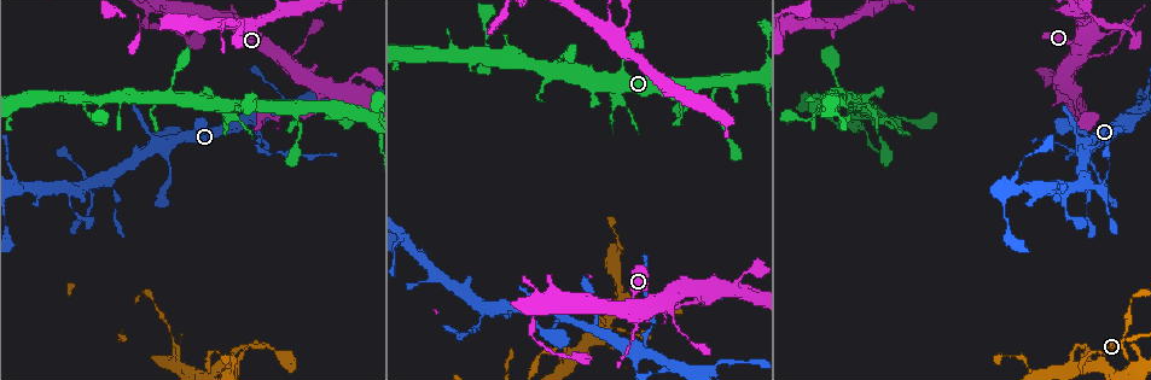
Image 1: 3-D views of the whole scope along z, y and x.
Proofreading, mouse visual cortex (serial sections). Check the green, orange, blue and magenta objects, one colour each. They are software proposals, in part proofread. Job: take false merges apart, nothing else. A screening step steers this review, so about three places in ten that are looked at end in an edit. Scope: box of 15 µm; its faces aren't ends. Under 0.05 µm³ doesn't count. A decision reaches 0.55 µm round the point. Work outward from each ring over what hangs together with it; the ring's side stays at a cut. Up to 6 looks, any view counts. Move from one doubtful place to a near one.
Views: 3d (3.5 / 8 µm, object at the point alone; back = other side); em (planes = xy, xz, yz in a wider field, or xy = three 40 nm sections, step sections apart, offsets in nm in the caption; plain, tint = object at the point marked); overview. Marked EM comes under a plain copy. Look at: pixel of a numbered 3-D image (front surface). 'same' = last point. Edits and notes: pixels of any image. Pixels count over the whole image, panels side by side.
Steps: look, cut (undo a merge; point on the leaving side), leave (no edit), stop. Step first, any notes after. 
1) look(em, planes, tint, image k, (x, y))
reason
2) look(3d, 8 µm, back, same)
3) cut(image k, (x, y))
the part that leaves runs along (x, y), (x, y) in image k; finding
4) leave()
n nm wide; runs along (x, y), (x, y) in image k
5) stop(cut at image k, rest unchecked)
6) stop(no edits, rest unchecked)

look(3d, 3.5 µm, image 1, (1130, 304))
thin neck

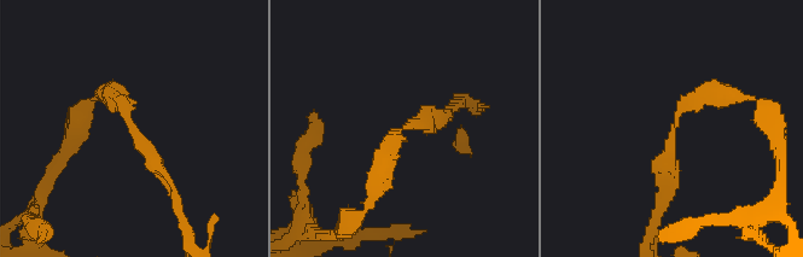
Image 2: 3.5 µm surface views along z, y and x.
look(em, xy, step 2, tint, image 2, (677, 119))
arms of 150, 300 nm

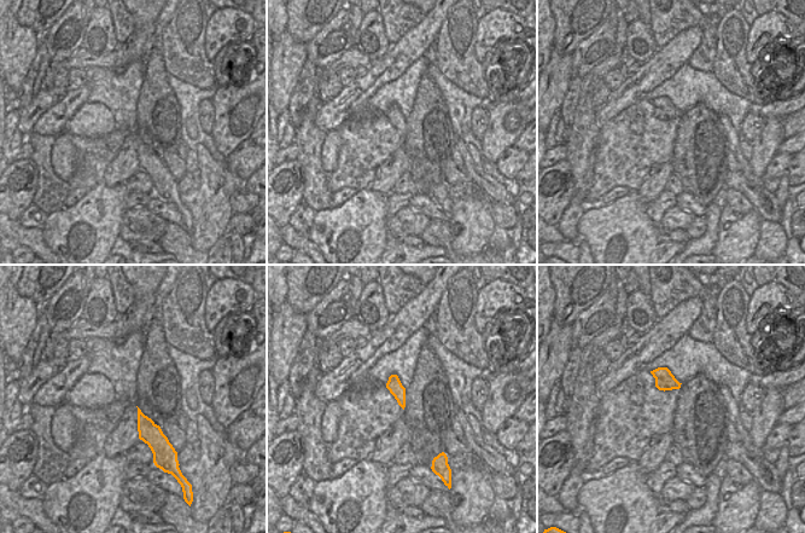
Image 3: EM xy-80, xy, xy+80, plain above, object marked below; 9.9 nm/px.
leave()
runs along (170, 188), (118, 99), (104, 95) in image 2; one cell here

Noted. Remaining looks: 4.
look(em, xy, step 2, tint, image 1, (622, 293))
sharp bend

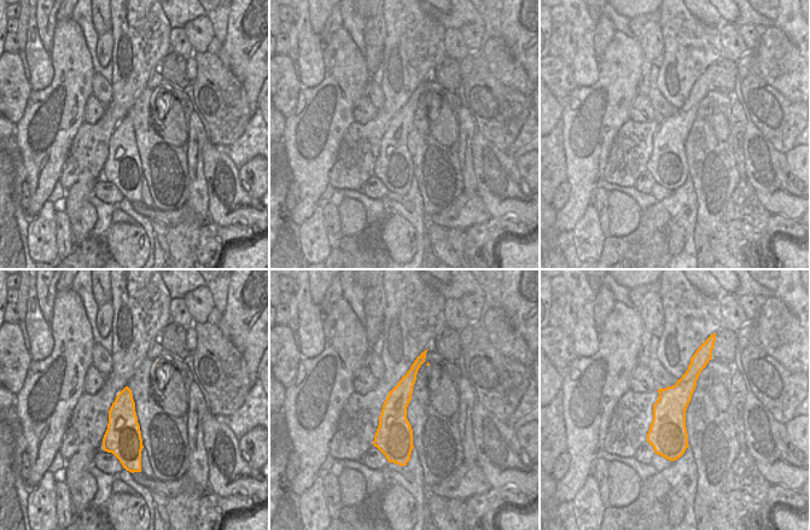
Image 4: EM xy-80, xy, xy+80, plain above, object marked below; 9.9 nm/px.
look(3d, 3.5 µm, same)
wider look

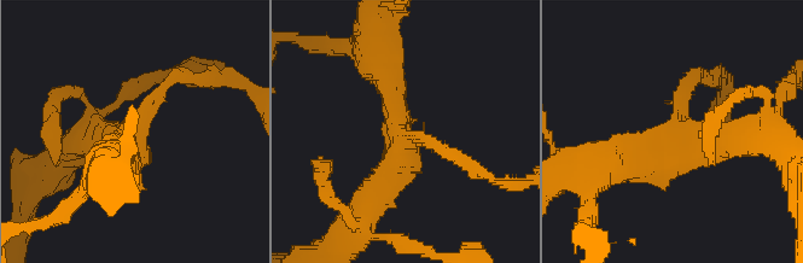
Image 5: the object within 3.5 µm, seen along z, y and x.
leave()
arms of 150, 350, 400 nm; runs along (104, 136), (129, 151), (159, 92), (188, 76) in image 5; one cell here

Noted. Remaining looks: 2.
look(3d, 3.5 µm, image 1, (483, 314))

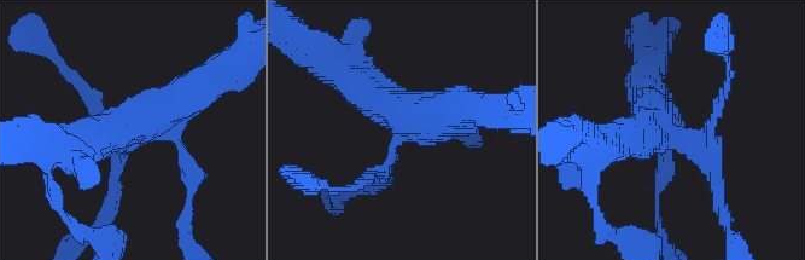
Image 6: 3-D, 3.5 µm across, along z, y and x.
look(em, xy, step 2, tint, image 6, (668, 134))

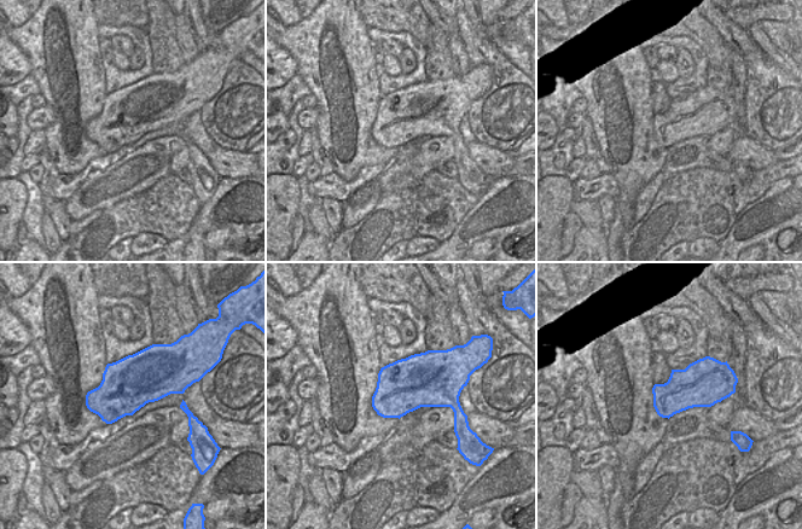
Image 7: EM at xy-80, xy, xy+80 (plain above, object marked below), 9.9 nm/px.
leave()
runs along (205, 80), (150, 117), (71, 143) in image 6; one cell here

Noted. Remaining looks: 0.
stop(no edits, rest unchecked)

